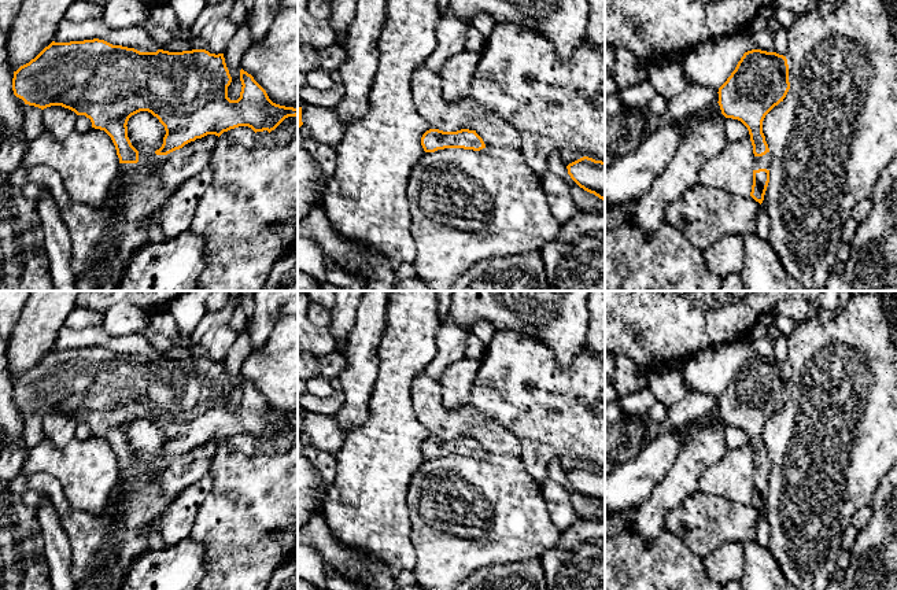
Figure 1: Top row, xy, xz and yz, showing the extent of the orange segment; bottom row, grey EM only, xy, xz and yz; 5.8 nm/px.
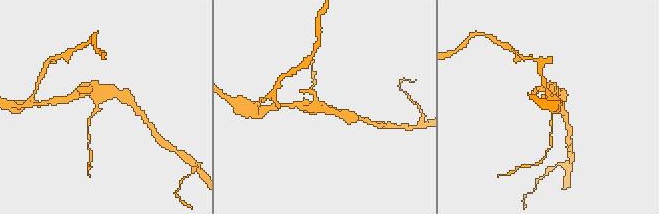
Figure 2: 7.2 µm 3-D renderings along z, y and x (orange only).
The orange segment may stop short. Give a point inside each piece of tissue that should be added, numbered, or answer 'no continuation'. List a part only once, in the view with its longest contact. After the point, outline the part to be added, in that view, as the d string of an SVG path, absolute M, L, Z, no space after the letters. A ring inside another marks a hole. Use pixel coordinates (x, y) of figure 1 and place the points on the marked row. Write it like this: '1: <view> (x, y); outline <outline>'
1: yz (760, 162); outline M767 152L763 156L756 156L753 154L753 156L754 156L754 167L753 167L753 170L758 170L758 169L769 170L769 166L771 166L771 154L769 152Z

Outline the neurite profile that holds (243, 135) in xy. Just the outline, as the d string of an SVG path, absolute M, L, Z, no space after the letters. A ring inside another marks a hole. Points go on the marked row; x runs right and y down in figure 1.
M239 126L226 132L226 137L246 148L255 145L255 132L248 126Z

